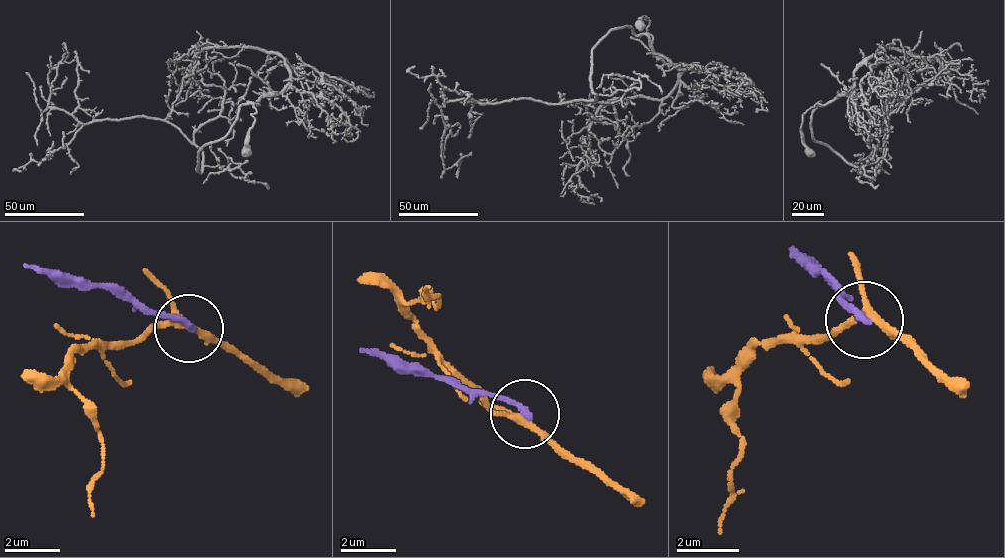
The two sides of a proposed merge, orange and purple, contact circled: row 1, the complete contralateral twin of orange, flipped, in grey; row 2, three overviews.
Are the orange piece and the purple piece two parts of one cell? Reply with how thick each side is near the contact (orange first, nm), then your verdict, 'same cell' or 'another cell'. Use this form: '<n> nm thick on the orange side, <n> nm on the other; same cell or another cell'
220 nm thick on the orange side, 280 nm on the other; another cell

